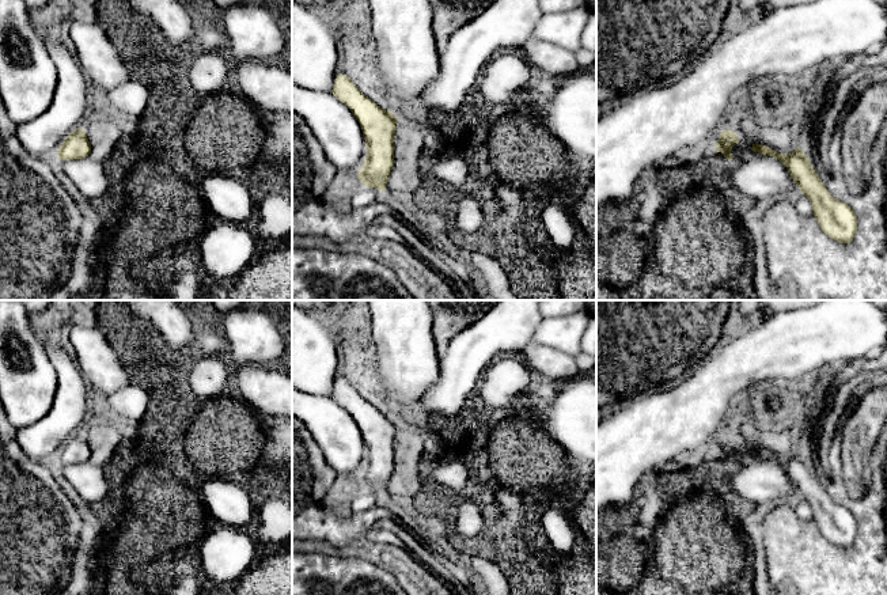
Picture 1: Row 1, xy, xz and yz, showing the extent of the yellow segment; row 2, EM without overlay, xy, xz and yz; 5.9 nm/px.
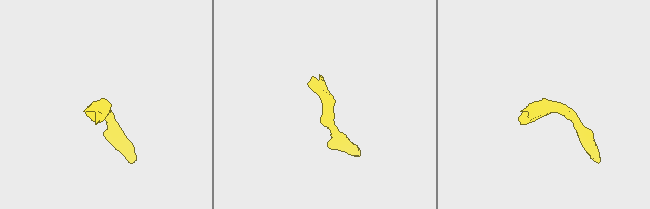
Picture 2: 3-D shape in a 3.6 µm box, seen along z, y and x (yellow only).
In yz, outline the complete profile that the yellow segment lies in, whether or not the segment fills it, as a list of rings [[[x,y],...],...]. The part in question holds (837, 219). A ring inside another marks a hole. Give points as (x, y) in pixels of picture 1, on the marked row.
[[[763,144],[750,148],[762,158],[739,160],[731,185],[747,201],[774,201],[797,186],[812,206],[820,230],[839,243],[850,243],[857,232],[857,216],[844,201],[834,198],[815,173],[807,155],[797,147],[791,154],[778,154]]]

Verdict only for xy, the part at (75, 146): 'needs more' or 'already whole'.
needs more

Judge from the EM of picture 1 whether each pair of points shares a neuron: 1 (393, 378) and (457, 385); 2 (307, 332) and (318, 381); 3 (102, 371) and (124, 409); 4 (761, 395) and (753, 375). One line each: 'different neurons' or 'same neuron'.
1: different neurons
2: same neuron
3: different neurons
4: different neurons

